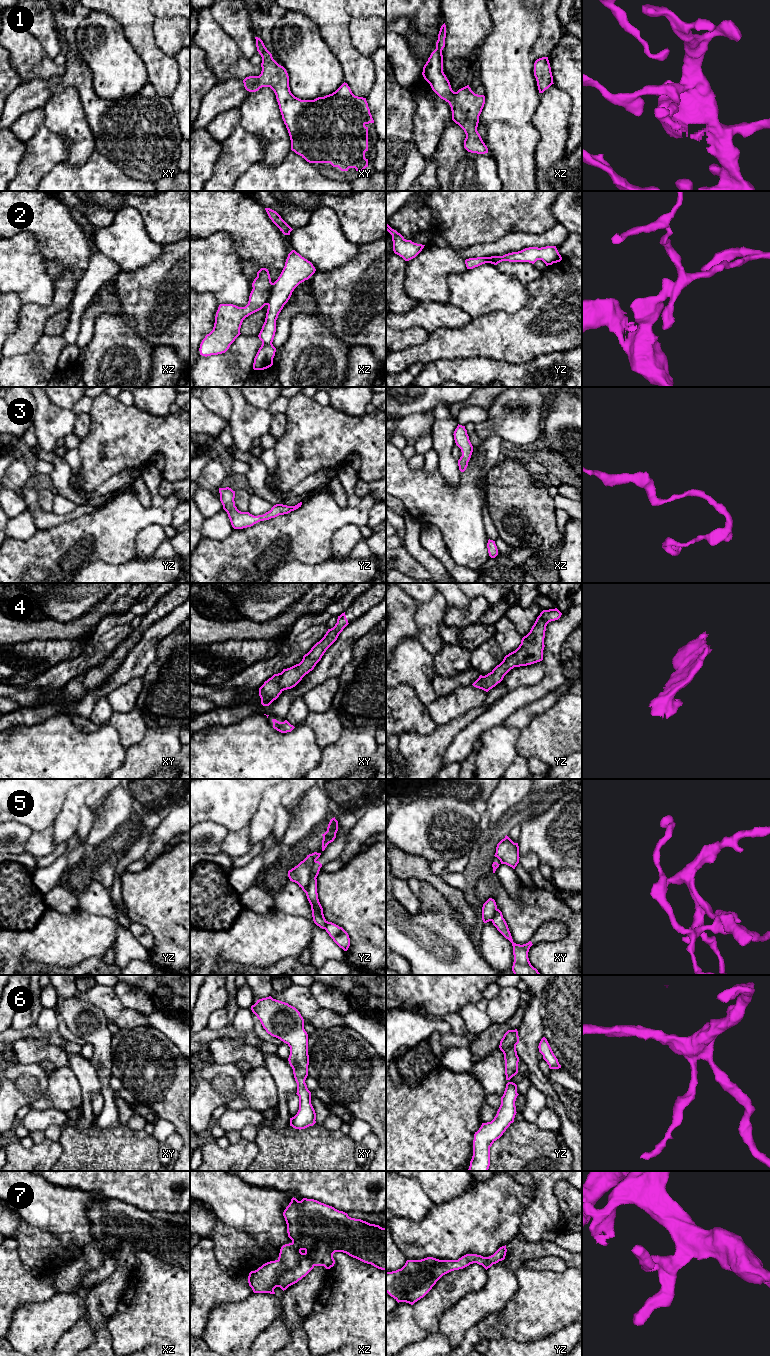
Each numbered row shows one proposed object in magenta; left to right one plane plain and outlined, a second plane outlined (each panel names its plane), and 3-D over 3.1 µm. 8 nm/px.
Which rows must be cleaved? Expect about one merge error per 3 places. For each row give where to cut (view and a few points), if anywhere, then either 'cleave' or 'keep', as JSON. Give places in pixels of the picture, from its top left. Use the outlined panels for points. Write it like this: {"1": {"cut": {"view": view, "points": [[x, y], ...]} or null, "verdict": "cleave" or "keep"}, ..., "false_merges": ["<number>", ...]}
{"1": {"cut": null, "verdict": "keep"}, "2": {"cut": {"view": "xz", "points": [[273, 283], [266, 304]]}, "verdict": "cleave"}, "3": {"cut": null, "verdict": "keep"}, "4": {"cut": null, "verdict": "keep"}, "5": {"cut": {"view": "yz", "points": [[316, 861], [312, 867], [309, 887], [305, 892]]}, "verdict": "cleave"}, "6": {"cut": null, "verdict": "keep"}, "7": {"cut": null, "verdict": "keep"}, "false_merges": ["2", "5"]}

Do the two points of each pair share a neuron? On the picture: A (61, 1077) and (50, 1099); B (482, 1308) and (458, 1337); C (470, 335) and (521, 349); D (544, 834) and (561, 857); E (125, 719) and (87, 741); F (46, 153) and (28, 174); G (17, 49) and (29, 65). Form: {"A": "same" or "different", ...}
{"A": "same", "B": "same", "C": "same", "D": "same", "E": "different", "F": "same", "G": "same"}

